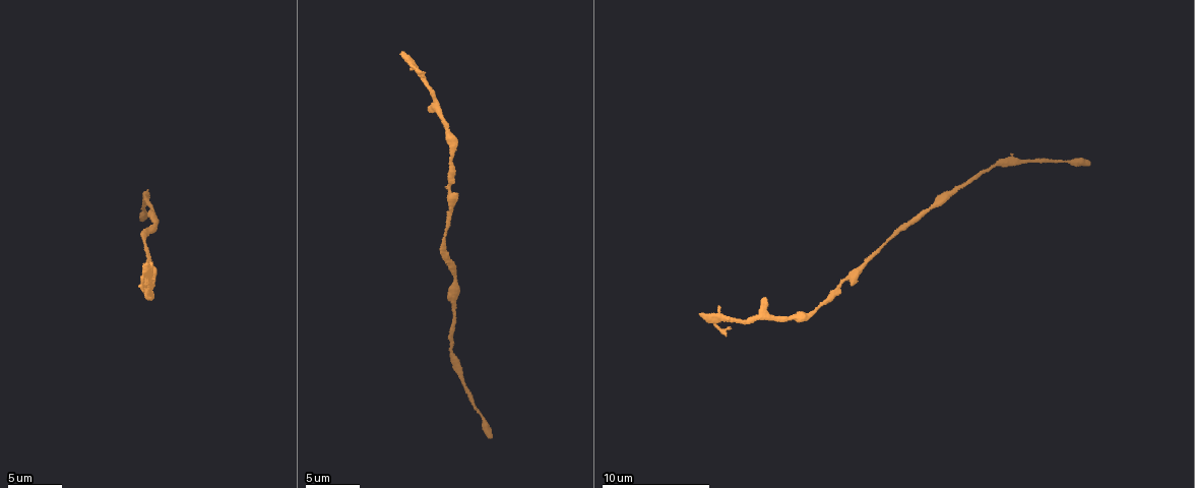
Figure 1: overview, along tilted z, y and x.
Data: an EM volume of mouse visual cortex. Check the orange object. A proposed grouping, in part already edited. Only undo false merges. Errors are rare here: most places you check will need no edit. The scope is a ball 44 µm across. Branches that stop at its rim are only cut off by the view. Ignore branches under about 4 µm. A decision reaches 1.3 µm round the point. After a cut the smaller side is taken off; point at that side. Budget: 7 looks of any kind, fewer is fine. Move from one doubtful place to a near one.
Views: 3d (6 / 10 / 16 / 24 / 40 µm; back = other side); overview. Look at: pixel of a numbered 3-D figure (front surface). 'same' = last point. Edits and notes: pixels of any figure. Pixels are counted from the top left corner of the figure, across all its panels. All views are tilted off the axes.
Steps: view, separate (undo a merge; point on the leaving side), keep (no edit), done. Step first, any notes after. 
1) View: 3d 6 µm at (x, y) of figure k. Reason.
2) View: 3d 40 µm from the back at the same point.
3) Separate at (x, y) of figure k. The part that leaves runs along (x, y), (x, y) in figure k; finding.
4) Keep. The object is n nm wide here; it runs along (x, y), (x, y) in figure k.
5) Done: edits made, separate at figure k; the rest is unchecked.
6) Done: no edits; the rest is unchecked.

View: 3d 6 µm at (1016, 162) of figure 1. Sudden change in width.

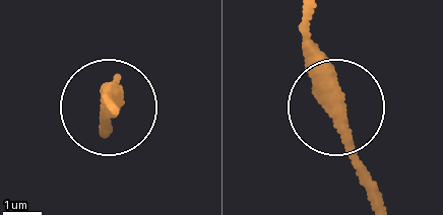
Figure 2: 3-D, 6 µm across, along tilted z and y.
Keep. It runs along (305, 13), (341, 132), (379, 204) in figure 2; one neuron here.

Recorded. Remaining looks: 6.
View: 3d 10 µm at (955, 191) of figure 1. Calibre changes.

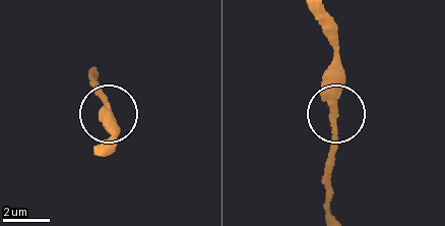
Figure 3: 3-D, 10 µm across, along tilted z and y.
Keep. Continuous, no second neuron.

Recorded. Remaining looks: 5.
View: 3d 10 µm at (441, 243) of figure 1.

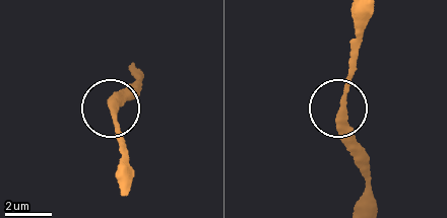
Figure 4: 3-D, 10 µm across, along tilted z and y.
Keep. All the same neuron.

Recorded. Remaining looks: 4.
View: 3d 6 µm at (791, 317) of figure 1. Calibre changes.

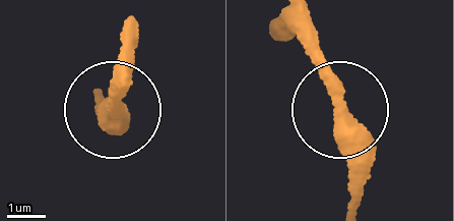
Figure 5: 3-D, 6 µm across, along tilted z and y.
View: 3d 6 µm from the back at (343, 110) of figure 5.

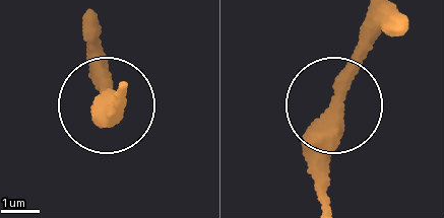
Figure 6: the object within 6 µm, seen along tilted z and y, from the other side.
Keep. The object is 390 nm wide here; all the same neuron.

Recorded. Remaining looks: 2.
Done: no edits; the rest is unchecked.

